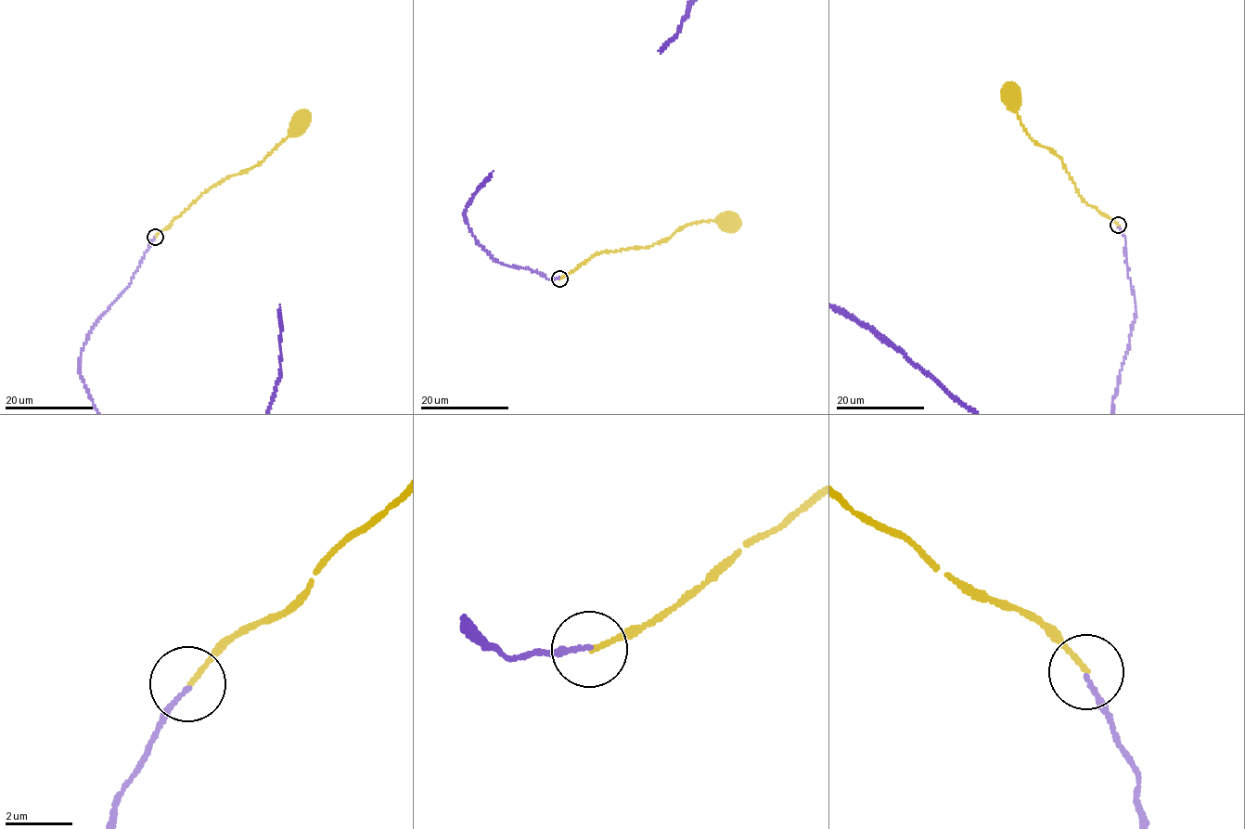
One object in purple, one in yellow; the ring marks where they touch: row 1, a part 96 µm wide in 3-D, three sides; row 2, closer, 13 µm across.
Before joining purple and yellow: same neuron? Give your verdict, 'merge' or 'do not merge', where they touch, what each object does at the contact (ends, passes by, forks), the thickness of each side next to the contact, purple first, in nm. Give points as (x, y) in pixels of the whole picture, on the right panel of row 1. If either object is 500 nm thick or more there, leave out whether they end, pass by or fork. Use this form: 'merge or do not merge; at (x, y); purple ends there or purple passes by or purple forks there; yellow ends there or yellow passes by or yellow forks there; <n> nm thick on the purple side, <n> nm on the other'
merge; at (1118, 225); purple ends there; yellow ends there; 130 nm thick on the purple side, 120 nm on the other

